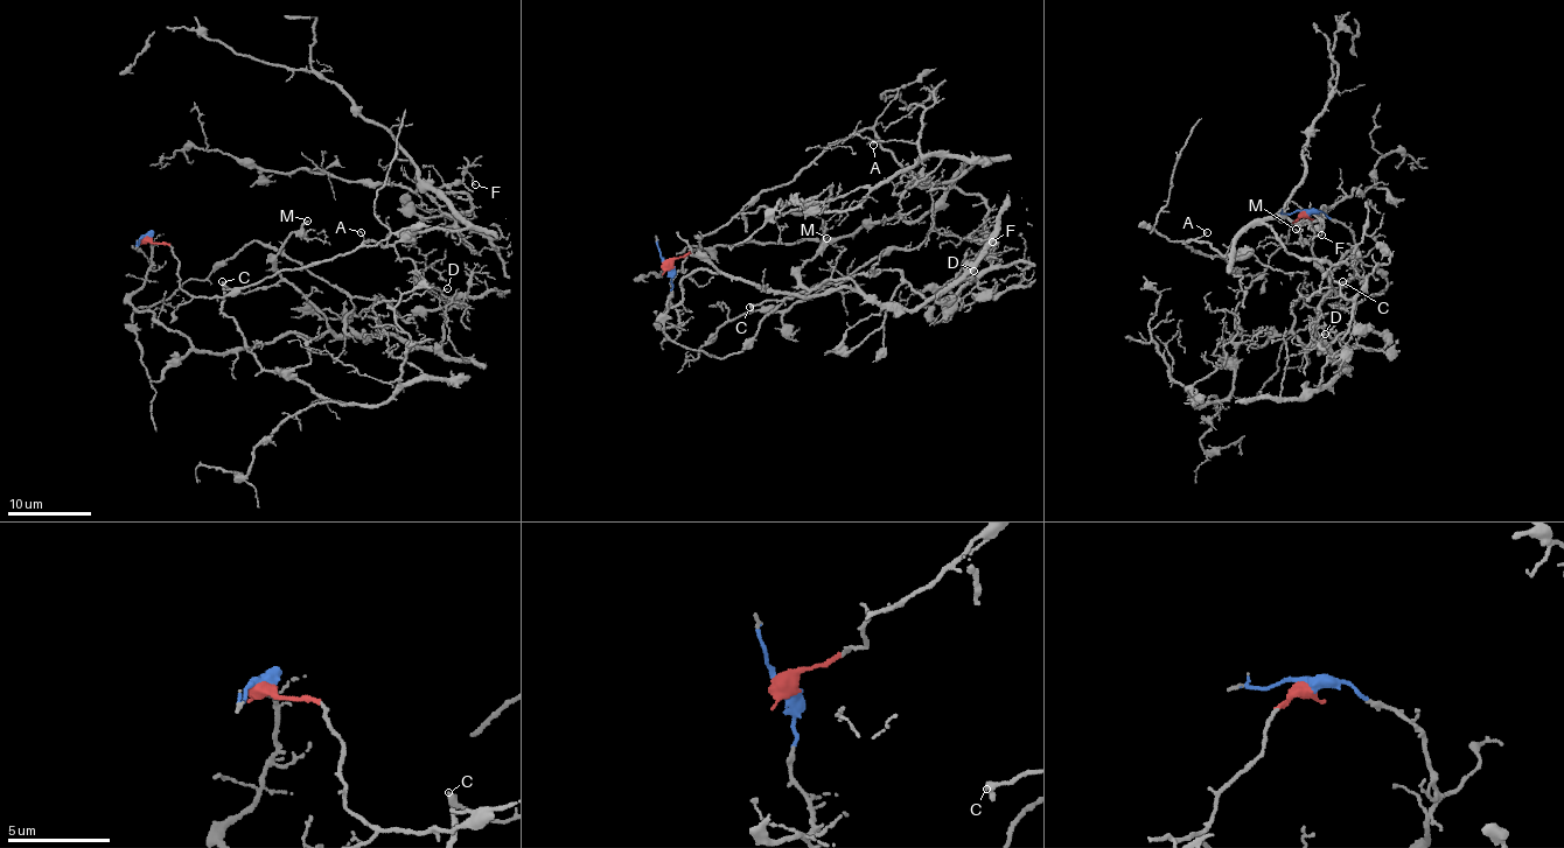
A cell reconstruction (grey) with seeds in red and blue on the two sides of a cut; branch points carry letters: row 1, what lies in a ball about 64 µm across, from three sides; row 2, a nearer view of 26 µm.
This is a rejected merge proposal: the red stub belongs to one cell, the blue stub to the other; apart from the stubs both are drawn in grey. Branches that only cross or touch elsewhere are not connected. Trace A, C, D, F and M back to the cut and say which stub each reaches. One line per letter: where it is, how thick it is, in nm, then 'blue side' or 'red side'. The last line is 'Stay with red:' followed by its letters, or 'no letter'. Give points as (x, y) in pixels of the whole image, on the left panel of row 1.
A: at (361, 232); 120 nm thick; red side
C: at (222, 281); 400 nm thick; blue side
D: at (447, 288); 100 nm thick; blue side
F: at (475, 184); 110 nm thick; red side
M: at (307, 221); 160 nm thick; blue side
Stay with red: A, F

